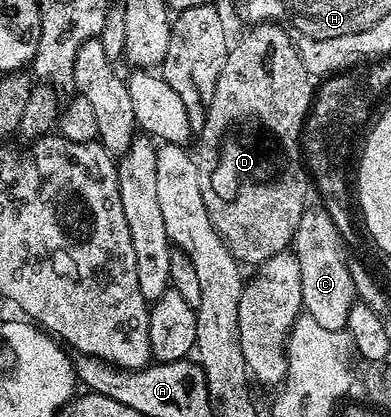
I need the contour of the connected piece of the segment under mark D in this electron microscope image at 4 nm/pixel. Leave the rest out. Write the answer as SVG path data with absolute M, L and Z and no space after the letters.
M265 22L251 25L249 32L240 41L233 43L226 54L226 62L222 62L222 74L218 74L218 82L214 86L214 98L210 98L208 113L203 126L198 130L200 136L200 156L198 152L198 167L200 169L200 185L202 186L202 202L206 206L206 214L210 214L210 222L214 230L224 240L224 245L230 250L230 254L241 266L259 266L279 252L289 251L292 240L298 230L298 222L302 218L308 200L308 188L310 192L310 177L305 169L300 151L300 131L304 129L304 120L308 111L312 108L314 95L314 77L306 70L298 50L292 39L286 34L286 30L278 24Z

